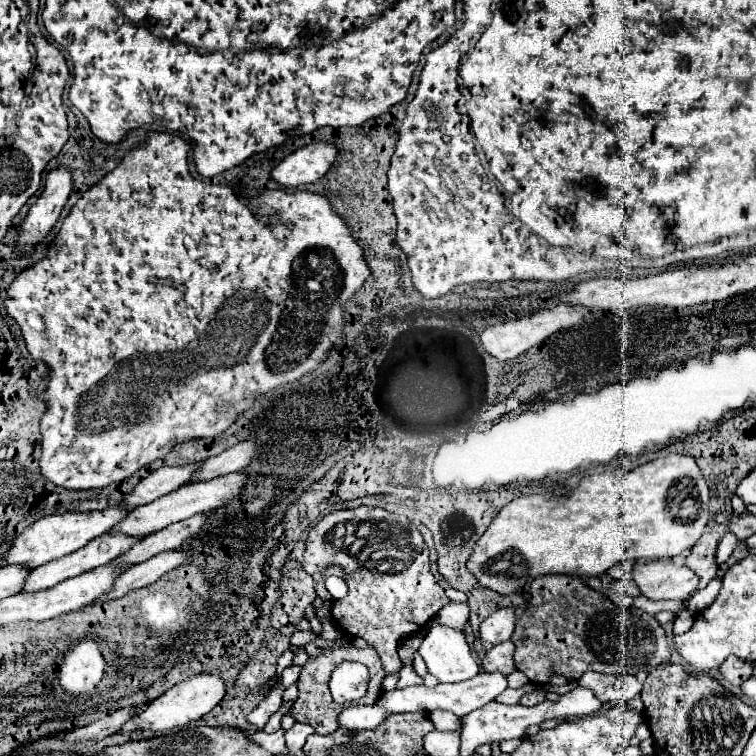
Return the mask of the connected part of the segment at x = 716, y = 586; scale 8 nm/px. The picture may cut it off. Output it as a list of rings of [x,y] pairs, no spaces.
[[[715,576],[708,585],[695,592],[688,600],[688,608],[695,612],[701,612],[712,604],[721,590],[721,576]]]

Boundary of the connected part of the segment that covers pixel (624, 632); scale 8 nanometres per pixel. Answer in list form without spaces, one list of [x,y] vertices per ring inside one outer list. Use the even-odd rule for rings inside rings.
[[[541,576],[531,582],[531,602],[523,616],[515,624],[511,642],[515,644],[515,666],[521,670],[533,686],[547,686],[551,676],[565,676],[567,680],[579,680],[587,670],[599,674],[633,674],[647,672],[671,658],[671,648],[665,638],[663,626],[639,608],[621,608],[605,594],[591,590],[583,580],[573,576]]]

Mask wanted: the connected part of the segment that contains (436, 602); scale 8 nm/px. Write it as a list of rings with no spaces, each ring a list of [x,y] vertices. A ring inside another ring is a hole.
[[[361,506],[355,510],[341,510],[327,514],[307,536],[305,540],[305,556],[303,568],[309,574],[323,572],[327,566],[341,566],[347,574],[347,596],[341,600],[333,600],[331,616],[339,624],[345,636],[367,640],[381,656],[387,674],[401,668],[401,660],[397,656],[399,642],[415,632],[419,632],[443,606],[449,604],[445,590],[437,584],[435,576],[429,570],[429,550],[423,542],[419,530],[405,518],[391,514],[377,506]],[[337,538],[343,540],[341,546],[333,544]]]

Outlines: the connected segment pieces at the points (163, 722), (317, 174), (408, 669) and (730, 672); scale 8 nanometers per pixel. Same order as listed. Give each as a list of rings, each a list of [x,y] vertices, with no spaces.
[[[199,674],[199,676],[187,678],[185,682],[169,688],[157,700],[149,702],[141,712],[137,712],[129,722],[125,722],[119,732],[135,732],[135,730],[167,732],[167,730],[179,730],[179,728],[187,726],[189,722],[195,722],[201,716],[205,716],[207,712],[211,712],[221,702],[223,696],[225,696],[225,684],[223,684],[223,680],[219,676]]]
[[[325,140],[311,142],[309,146],[303,146],[293,154],[289,154],[271,172],[271,178],[281,182],[287,188],[315,182],[329,172],[329,168],[337,160],[337,154],[339,154],[339,148],[333,142],[325,142]]]
[[[403,666],[401,668],[401,678],[397,682],[397,688],[405,688],[405,686],[419,686],[423,684],[423,678],[419,678],[413,670],[413,666]]]
[[[729,656],[719,668],[719,678],[729,682],[729,684],[739,686],[741,680],[745,680],[745,676],[749,676],[751,668],[753,668],[751,662],[743,662],[737,656]]]

